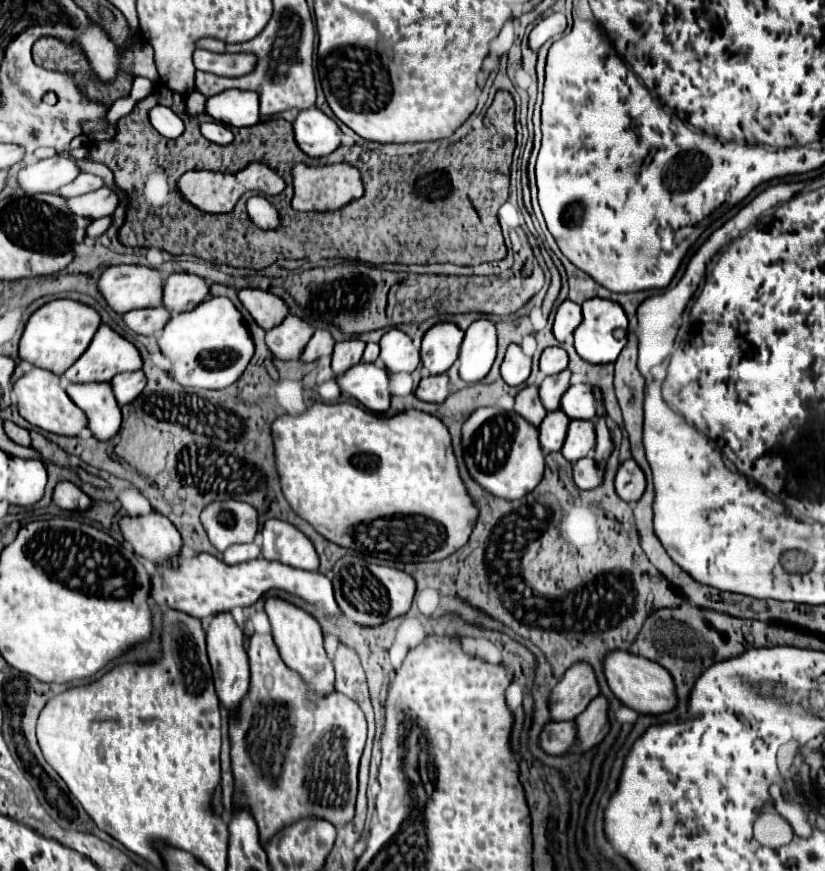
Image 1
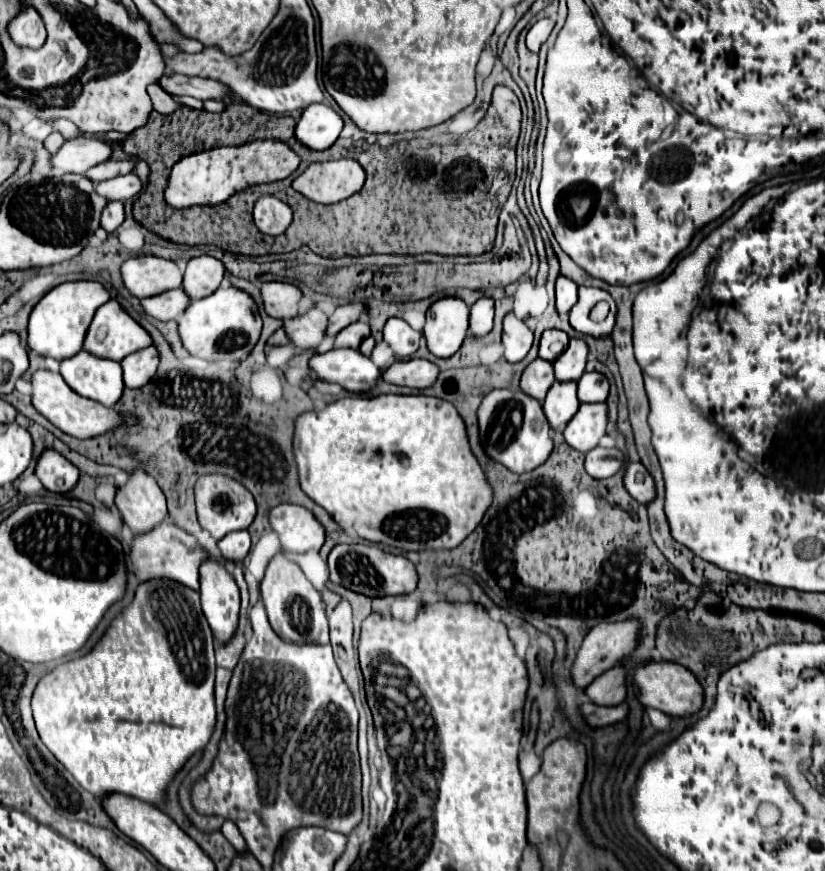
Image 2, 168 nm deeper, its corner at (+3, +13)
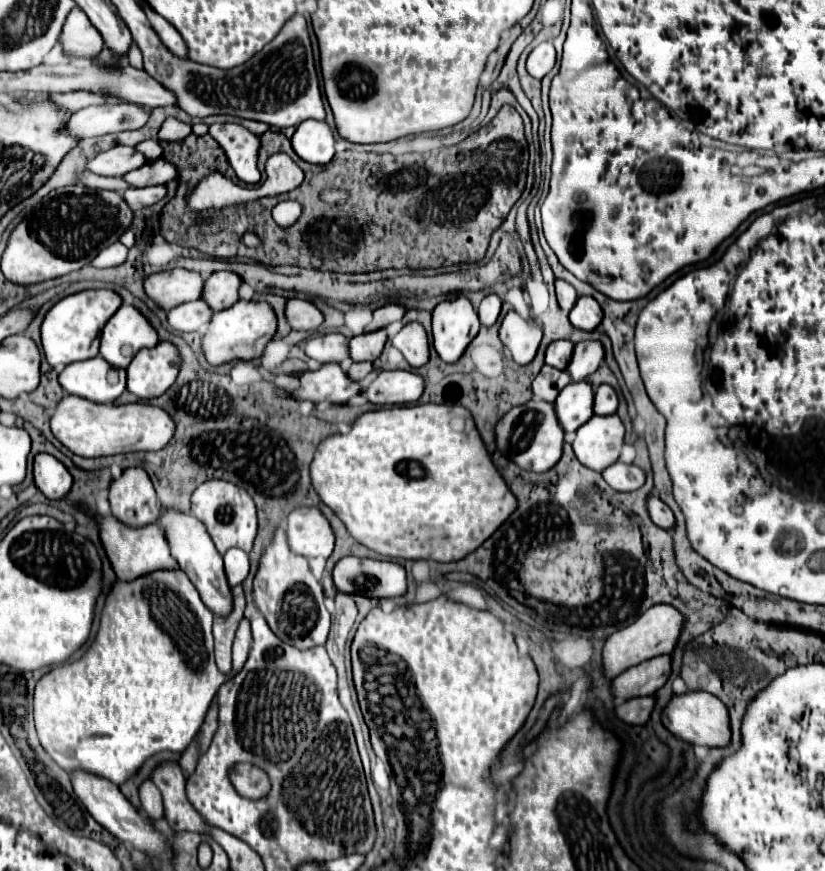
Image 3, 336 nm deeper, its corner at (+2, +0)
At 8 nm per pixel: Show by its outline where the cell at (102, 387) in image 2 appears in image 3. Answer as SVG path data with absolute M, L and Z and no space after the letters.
M101 358L73 362L59 374L59 384L67 394L81 396L95 404L111 404L125 392L125 370L117 370L117 382L109 380L111 366Z

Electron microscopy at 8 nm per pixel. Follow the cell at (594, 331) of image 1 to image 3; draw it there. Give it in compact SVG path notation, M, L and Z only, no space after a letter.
M579 296L577 304L569 312L569 320L577 330L593 332L603 320L603 310L591 296Z

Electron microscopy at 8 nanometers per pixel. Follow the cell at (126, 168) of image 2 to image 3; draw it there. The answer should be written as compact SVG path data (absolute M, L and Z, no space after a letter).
M157 158L157 160L145 162L137 170L127 172L123 180L135 188L143 188L143 186L153 186L153 184L165 184L173 180L175 176L177 176L177 170L173 170L173 166L169 166L169 162L165 162L163 158Z

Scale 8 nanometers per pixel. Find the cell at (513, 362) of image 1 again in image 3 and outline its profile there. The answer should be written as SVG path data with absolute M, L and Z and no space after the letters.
M509 312L499 328L501 342L511 350L517 364L529 364L535 358L537 346L541 342L541 328L529 326L517 312Z

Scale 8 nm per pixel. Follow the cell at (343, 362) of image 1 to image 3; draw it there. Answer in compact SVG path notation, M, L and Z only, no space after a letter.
M383 328L377 330L377 332L353 336L349 340L349 356L351 356L351 360L353 362L375 360L381 354L381 350L383 350L385 340L387 340L387 332Z

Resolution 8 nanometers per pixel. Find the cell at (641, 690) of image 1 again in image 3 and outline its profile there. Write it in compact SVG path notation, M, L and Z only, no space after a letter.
M697 690L697 692L685 692L685 694L673 694L669 700L669 706L665 706L661 714L663 726L675 734L677 738L699 744L699 746L727 746L729 744L729 714L725 710L725 704L715 698L709 692Z

